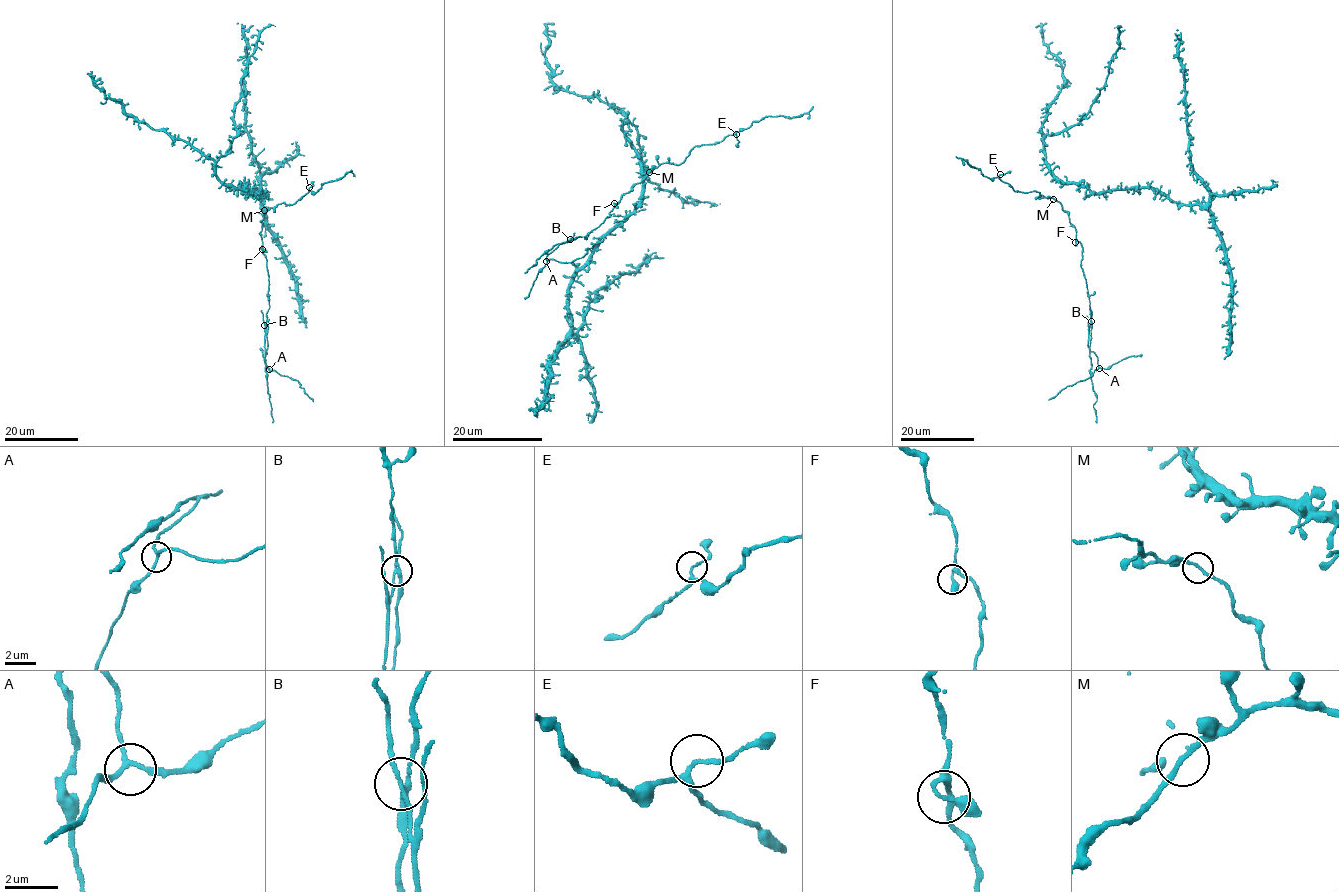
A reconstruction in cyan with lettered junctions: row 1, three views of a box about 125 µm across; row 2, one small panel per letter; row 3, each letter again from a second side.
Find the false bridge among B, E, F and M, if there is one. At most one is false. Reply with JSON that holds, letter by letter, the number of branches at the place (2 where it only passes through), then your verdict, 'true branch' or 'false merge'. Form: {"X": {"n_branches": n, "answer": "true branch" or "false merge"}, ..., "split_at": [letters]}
{"B": {"n_branches": 3, "answer": "false merge"}, "E": {"n_branches": 3, "answer": "true branch"}, "F": {"n_branches": 2, "answer": "true branch"}, "M": {"n_branches": 2, "answer": "true branch"}, "split_at": ["B"]}

